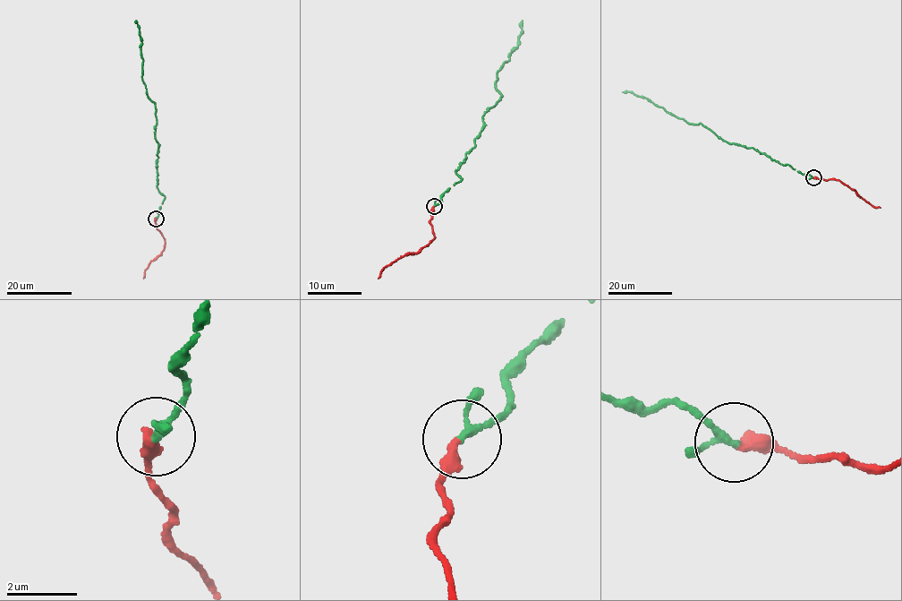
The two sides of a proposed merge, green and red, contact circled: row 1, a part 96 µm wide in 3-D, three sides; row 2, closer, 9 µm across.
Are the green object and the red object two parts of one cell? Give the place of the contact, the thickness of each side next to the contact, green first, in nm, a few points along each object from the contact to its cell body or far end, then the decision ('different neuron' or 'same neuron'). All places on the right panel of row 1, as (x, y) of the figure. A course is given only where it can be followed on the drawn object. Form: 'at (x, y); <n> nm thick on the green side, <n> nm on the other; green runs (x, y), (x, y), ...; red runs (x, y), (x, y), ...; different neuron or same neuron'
at (813, 177); 170 nm thick on the green side, 360 nm on the other; green runs (813, 177), (781, 164), (752, 148), (730, 144), (701, 124), (689, 124), (645, 98), (622, 91); red runs (813, 177), (834, 178), (842, 182), (872, 205), (880, 207); same neuron

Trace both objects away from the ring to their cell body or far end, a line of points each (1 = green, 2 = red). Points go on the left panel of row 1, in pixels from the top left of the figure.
1: (156, 218), (165, 197), (157, 189), (157, 122), (154, 104), (146, 93), (141, 76), (136, 21)
2: (156, 218), (165, 244), (161, 253), (150, 261), (143, 278)

